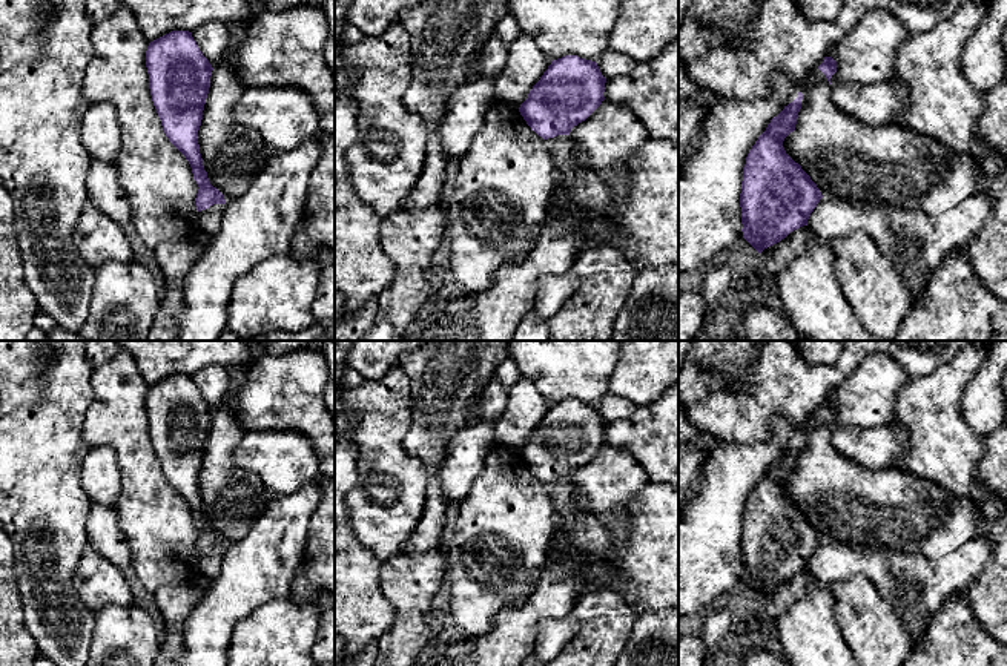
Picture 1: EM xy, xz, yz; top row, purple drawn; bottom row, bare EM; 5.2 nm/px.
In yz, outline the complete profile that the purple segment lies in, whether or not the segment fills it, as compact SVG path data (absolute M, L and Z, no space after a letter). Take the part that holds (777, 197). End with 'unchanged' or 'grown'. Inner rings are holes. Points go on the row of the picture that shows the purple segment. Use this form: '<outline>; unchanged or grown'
M803 94L784 106L771 120L766 130L758 137L746 157L740 193L743 238L761 253L764 249L780 242L791 232L807 226L807 219L823 198L817 184L784 150L784 138L795 130Z; unchanged

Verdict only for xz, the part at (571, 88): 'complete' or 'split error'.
complete

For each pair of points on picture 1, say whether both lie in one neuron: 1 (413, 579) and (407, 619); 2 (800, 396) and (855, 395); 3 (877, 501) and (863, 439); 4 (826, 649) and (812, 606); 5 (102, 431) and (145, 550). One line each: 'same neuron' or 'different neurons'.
1: same neuron
2: different neurons
3: different neurons
4: same neuron
5: same neuron

